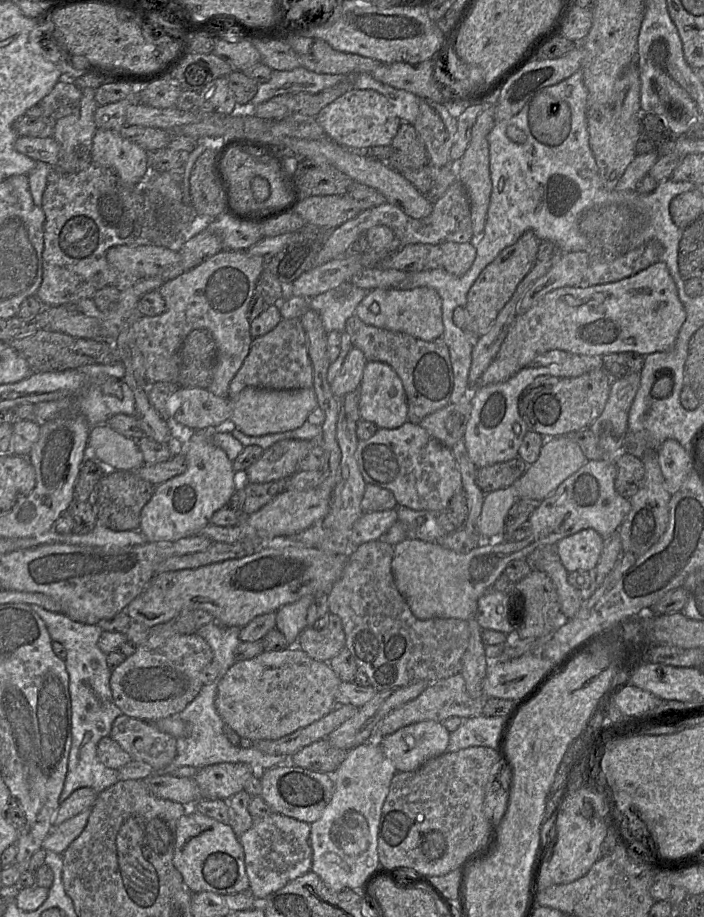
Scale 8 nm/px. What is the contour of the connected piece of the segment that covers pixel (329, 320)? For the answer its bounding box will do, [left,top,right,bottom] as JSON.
[309,282,367,333]

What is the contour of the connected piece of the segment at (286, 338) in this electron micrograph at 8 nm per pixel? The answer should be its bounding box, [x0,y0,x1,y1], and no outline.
[227,318,313,400]

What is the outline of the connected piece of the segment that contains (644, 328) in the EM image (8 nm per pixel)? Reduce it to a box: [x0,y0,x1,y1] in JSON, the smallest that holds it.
[478,261,686,386]

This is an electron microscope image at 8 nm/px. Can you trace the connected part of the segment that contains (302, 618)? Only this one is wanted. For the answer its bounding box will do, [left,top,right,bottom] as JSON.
[276,595,315,646]

